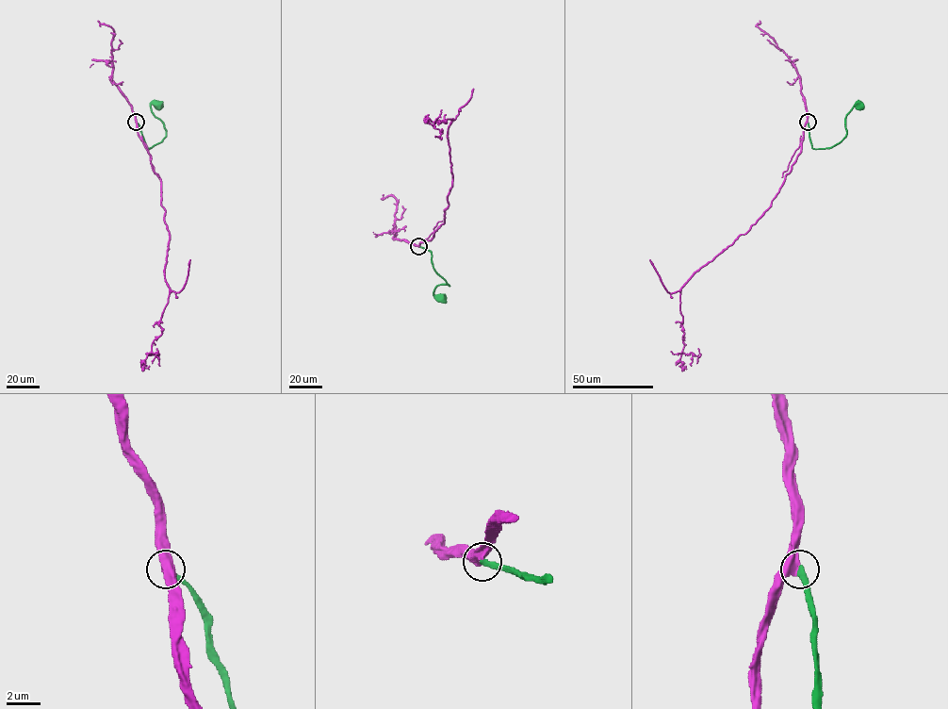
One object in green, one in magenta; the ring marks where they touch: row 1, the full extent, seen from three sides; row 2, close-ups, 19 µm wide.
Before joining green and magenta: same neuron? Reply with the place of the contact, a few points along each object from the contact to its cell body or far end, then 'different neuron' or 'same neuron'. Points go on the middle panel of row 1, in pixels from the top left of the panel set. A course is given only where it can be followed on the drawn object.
at (418, 246); green runs (418, 246), (431, 252), (433, 268), (449, 285), (438, 285), (435, 288), (433, 294), (440, 297); magenta runs (418, 246), (431, 239), (444, 222), (452, 182), (448, 132), (452, 119), (434, 122), (440, 137); same neuron

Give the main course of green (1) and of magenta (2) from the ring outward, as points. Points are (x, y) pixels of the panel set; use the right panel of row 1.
1: (808, 122), (812, 147), (831, 147), (845, 136), (845, 116), (858, 105)
2: (808, 122), (800, 154), (771, 206), (747, 231), (701, 267), (681, 288), (682, 352), (699, 356), (698, 348)

